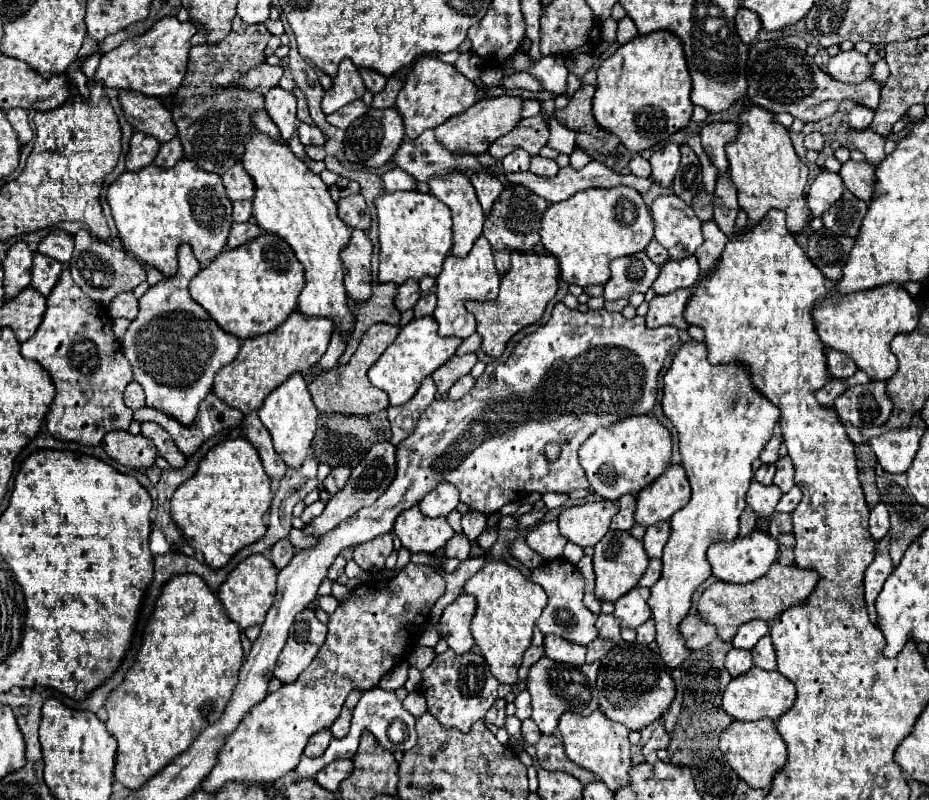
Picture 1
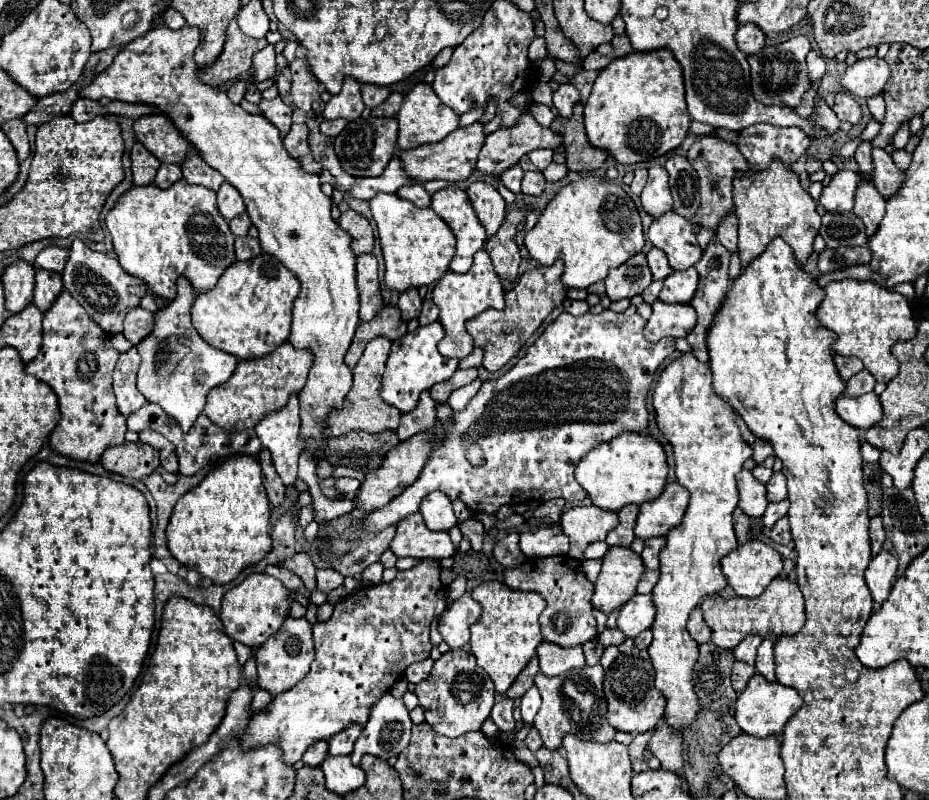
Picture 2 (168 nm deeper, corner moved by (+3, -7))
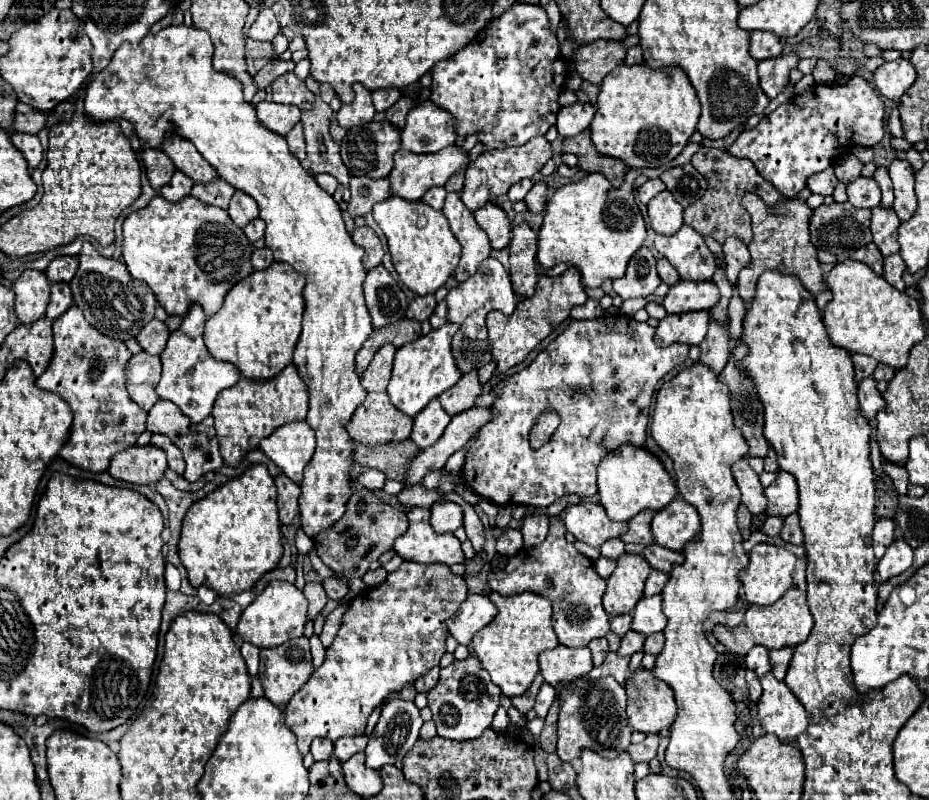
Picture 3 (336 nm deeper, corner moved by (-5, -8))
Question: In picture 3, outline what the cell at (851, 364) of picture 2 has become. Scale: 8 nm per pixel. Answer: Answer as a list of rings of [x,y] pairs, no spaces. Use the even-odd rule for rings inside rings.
[[[851,354],[853,366],[855,366],[855,378],[857,382],[873,376],[875,368],[877,368],[877,360],[871,356],[863,356],[863,354]]]

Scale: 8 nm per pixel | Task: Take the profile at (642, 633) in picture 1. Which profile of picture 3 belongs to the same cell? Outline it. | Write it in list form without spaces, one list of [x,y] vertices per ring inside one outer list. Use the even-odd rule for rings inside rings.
[[[657,632],[657,634],[651,634],[651,636],[647,636],[647,640],[645,640],[645,652],[647,654],[653,654],[653,656],[657,656],[661,650],[663,650],[663,644],[665,644],[665,636],[663,636],[663,632]]]

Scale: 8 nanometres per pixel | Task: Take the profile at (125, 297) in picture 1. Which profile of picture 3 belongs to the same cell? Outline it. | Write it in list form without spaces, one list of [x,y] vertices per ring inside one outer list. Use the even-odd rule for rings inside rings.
[[[153,318],[149,324],[143,326],[143,330],[137,334],[137,342],[139,346],[149,352],[149,354],[161,354],[161,350],[165,348],[169,338],[169,328],[165,326],[165,322]]]

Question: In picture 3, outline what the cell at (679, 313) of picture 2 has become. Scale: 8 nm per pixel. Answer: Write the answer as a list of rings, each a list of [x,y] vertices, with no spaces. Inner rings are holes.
[[[689,312],[681,316],[665,316],[655,330],[655,344],[669,346],[673,342],[701,344],[707,334],[707,312]]]

